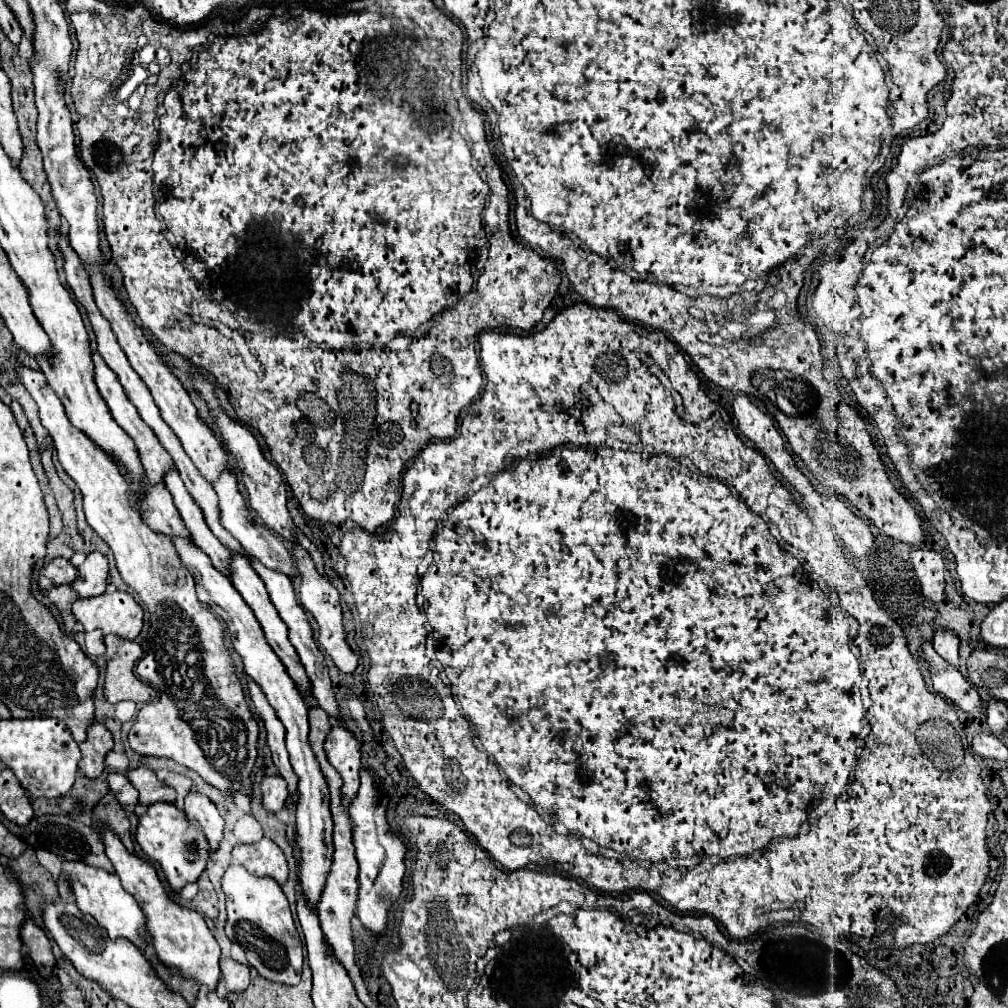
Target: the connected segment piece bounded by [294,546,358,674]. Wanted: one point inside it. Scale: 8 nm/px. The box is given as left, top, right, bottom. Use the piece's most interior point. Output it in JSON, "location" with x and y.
{"location":[317,595]}

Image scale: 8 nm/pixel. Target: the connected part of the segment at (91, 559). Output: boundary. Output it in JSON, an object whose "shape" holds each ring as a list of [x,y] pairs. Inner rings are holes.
{"shape":[[[90,552],[82,566],[78,566],[78,578],[70,584],[78,598],[92,598],[104,594],[108,580],[108,560],[100,552]]]}

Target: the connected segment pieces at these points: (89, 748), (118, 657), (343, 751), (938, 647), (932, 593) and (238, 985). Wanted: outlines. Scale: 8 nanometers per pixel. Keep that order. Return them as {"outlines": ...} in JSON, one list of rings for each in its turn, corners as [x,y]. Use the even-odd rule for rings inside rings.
{"outlines":[[[[90,724],[88,728],[88,738],[86,742],[80,744],[82,758],[78,762],[78,768],[82,774],[88,778],[98,778],[100,772],[104,770],[104,756],[108,750],[112,750],[114,742],[110,738],[110,732],[106,730],[104,724]]],[[[106,636],[106,678],[104,698],[110,704],[132,700],[136,704],[148,704],[154,698],[154,688],[140,682],[134,674],[136,662],[142,658],[142,648],[130,640],[118,640],[118,636]]],[[[334,726],[324,744],[328,762],[342,778],[342,808],[348,812],[360,788],[360,744],[342,726]]],[[[938,630],[934,634],[934,650],[954,668],[960,668],[960,656],[958,656],[958,638],[950,630]]],[[[916,548],[910,554],[910,560],[914,564],[914,572],[920,580],[922,594],[932,602],[944,600],[944,588],[946,588],[946,568],[940,552],[936,550],[924,550]]],[[[228,958],[220,962],[220,970],[228,992],[244,992],[246,986],[250,984],[250,970],[246,964]]]]}

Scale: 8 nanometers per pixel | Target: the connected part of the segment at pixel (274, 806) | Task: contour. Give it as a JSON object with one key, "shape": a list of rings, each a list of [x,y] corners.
{"shape":[[[264,776],[260,782],[260,792],[262,792],[262,806],[266,812],[278,814],[284,808],[288,786],[282,776]]]}

